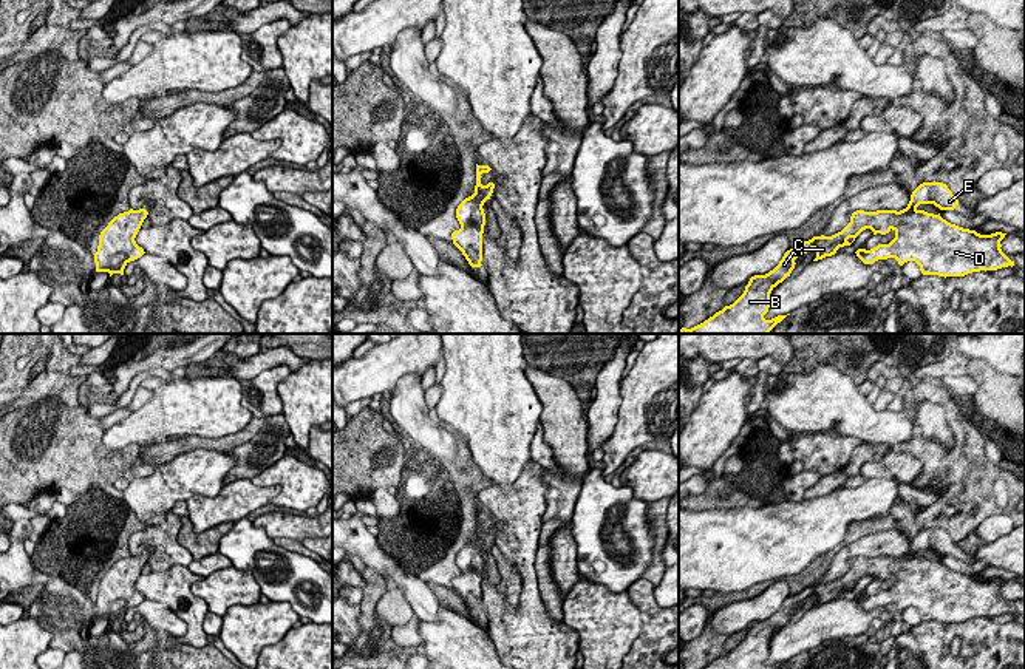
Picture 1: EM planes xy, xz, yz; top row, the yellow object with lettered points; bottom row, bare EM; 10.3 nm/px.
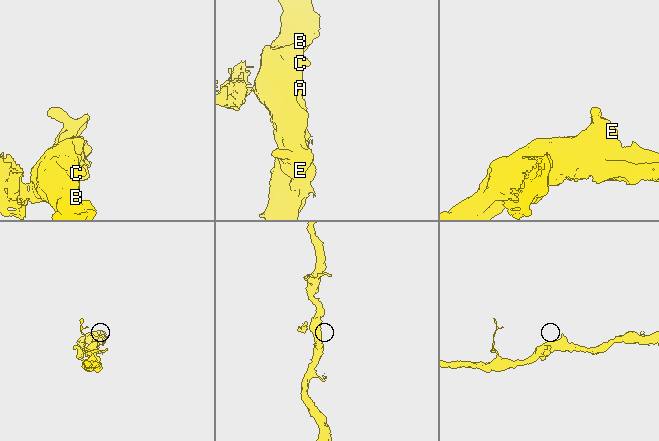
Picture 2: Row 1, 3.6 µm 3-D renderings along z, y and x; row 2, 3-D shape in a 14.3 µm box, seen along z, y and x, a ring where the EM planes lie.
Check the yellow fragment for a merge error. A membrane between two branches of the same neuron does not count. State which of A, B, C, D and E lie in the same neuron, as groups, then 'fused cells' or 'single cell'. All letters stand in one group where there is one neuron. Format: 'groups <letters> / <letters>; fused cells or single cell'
groups A B C D E; single cell

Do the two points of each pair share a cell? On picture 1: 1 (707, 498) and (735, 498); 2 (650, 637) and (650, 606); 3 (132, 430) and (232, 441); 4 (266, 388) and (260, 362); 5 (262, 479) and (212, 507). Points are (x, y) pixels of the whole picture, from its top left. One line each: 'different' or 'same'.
1: same
2: same
3: different
4: different
5: different

